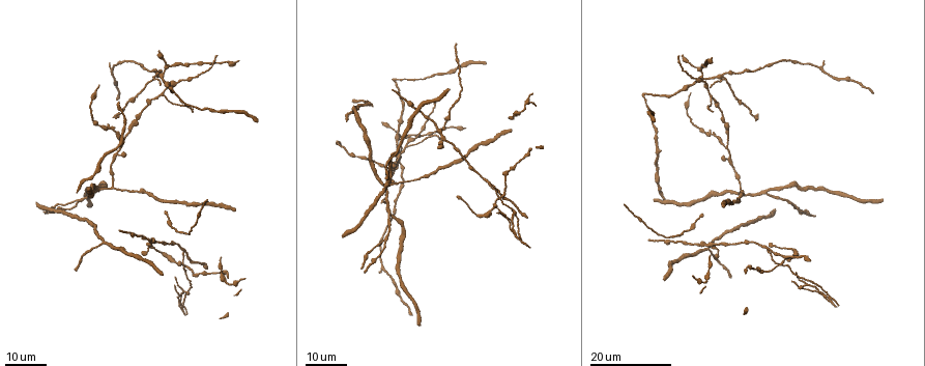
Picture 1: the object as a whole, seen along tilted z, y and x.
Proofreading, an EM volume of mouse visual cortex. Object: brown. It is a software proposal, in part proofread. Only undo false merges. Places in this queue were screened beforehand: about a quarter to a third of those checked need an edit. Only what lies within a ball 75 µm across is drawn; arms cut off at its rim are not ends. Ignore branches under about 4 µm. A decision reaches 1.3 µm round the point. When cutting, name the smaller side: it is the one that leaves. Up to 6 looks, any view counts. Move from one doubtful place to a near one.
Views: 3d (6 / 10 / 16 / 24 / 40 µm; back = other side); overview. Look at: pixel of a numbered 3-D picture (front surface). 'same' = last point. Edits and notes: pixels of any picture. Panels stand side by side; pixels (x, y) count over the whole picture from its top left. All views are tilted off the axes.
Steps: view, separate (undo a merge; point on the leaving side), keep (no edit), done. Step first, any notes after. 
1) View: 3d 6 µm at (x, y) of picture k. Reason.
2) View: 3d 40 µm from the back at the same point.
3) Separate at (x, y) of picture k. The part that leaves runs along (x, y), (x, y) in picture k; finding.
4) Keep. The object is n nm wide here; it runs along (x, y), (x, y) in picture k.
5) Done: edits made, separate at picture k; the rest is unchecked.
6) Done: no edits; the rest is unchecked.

View: 3d 24 µm at (407, 145) of picture 1. Small branch off a trunk.

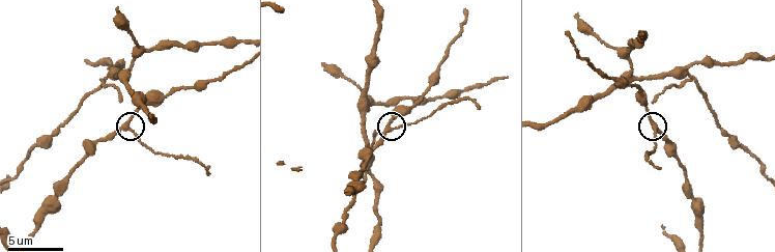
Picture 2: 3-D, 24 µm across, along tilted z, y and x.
View: 3d 6 µm at (390, 128) of picture 2.

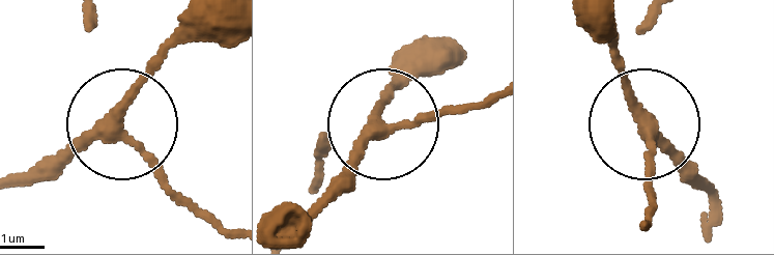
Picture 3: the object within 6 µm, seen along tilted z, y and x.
Keep. It runs along (297, 232), (378, 133), (491, 103) in picture 3; one neuron here.

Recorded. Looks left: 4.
View: 3d 16 µm at (389, 211) of picture 1. Three arms meet.

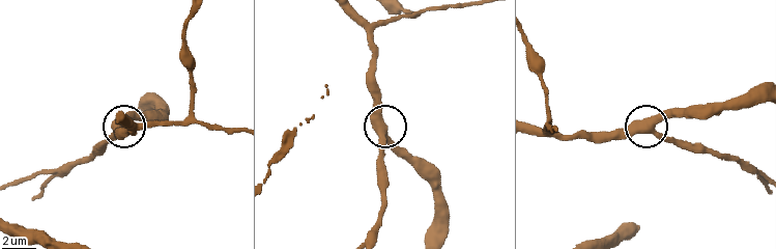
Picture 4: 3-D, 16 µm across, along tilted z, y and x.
View: 3d 10 µm at (645, 120) of picture 4.

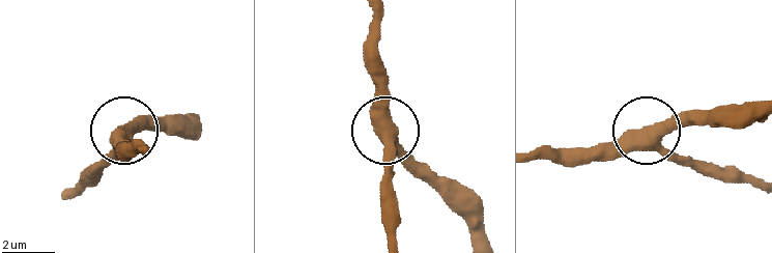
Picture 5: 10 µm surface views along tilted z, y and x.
Keep. The object is 440 nm wide here; continuous, no second neuron.

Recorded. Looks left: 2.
View: 3d 16 µm at (386, 242) of picture 1. Branch point.

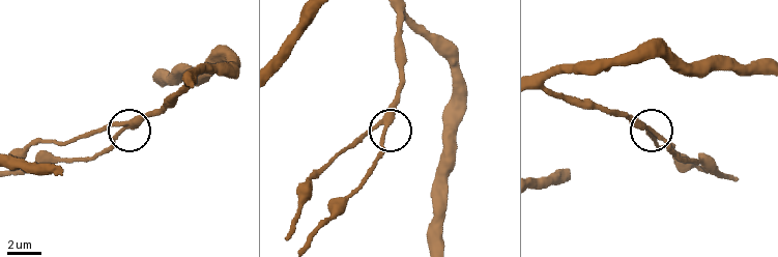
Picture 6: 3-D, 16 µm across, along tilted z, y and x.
View: 3d 6 µm at (654, 130) of picture 6.

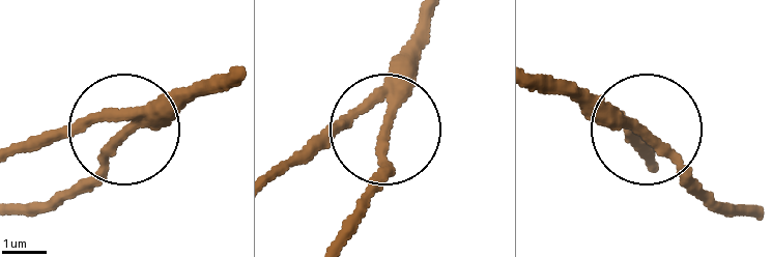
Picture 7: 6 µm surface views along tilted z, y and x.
Keep. All the same neuron.

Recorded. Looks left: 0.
Done: no edits; the rest is unchecked.

